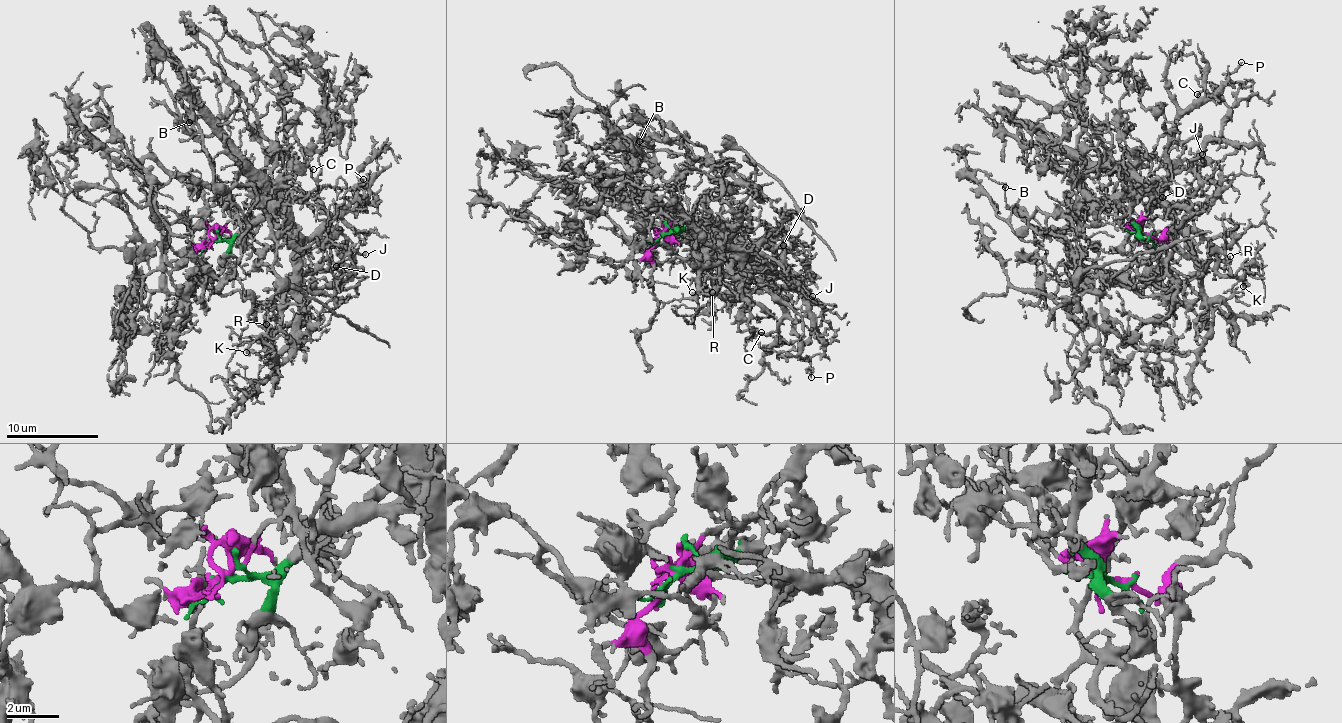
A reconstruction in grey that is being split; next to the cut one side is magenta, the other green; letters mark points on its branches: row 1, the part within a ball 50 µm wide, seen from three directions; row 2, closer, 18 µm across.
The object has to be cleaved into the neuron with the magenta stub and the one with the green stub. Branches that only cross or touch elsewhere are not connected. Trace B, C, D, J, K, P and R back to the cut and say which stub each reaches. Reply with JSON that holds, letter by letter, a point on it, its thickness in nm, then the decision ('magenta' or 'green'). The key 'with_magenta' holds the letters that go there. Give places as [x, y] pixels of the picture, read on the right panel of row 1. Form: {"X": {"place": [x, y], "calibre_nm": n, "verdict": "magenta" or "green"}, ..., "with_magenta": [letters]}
{"B": {"place": [1005, 187], "calibre_nm": 140, "verdict": "magenta"}, "C": {"place": [1197, 94], "calibre_nm": 140, "verdict": "green"}, "D": {"place": [1162, 197], "calibre_nm": 140, "verdict": "green"}, "J": {"place": [1202, 154], "calibre_nm": 110, "verdict": "green"}, "K": {"place": [1243, 286], "calibre_nm": 190, "verdict": "green"}, "P": {"place": [1241, 62], "calibre_nm": 130, "verdict": "green"}, "R": {"place": [1230, 256], "calibre_nm": 120, "verdict": "green"}, "with_magenta": ["B"]}

